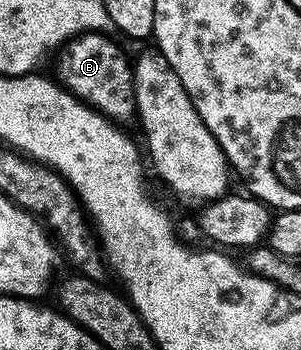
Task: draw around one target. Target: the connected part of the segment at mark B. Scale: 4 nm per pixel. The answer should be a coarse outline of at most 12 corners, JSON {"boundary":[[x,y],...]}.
{"boundary":[[101,32],[67,41],[58,83],[109,120],[136,115],[133,64]]}

